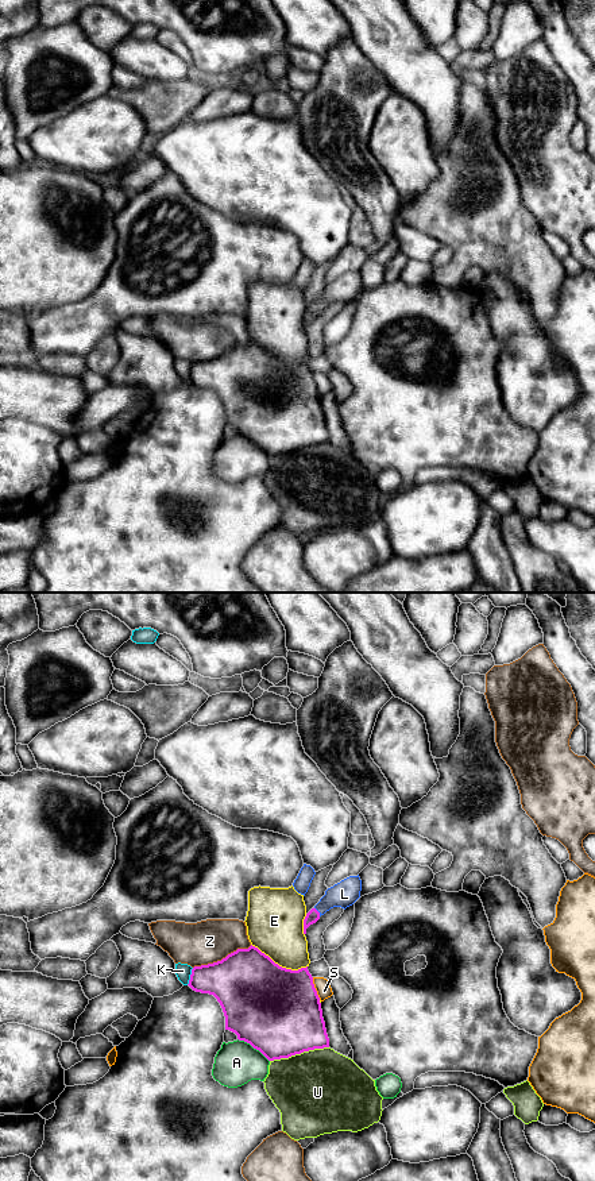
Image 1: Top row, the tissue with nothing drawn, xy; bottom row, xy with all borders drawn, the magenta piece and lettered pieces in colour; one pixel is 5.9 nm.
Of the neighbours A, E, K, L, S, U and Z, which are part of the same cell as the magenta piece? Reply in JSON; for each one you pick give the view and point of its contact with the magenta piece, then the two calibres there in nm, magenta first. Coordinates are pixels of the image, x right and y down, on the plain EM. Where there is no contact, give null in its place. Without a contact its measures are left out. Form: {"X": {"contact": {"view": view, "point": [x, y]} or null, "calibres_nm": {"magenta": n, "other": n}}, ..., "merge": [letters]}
{"L": {"contact": {"view": "xy", "point": [317, 307]}, "calibres_nm": {"magenta": 80, "other": 160}}, "merge": ["L"]}

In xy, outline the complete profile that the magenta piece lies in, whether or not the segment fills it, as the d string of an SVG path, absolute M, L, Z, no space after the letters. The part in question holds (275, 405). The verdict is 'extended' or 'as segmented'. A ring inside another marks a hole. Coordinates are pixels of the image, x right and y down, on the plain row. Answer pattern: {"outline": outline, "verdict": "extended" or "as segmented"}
{"outline": "M251 340L248 344L237 344L221 356L194 362L188 381L196 387L213 390L223 404L225 425L235 428L239 436L250 439L268 456L329 443L320 393L308 362L298 366L282 363Z", "verdict": "as segmented"}

